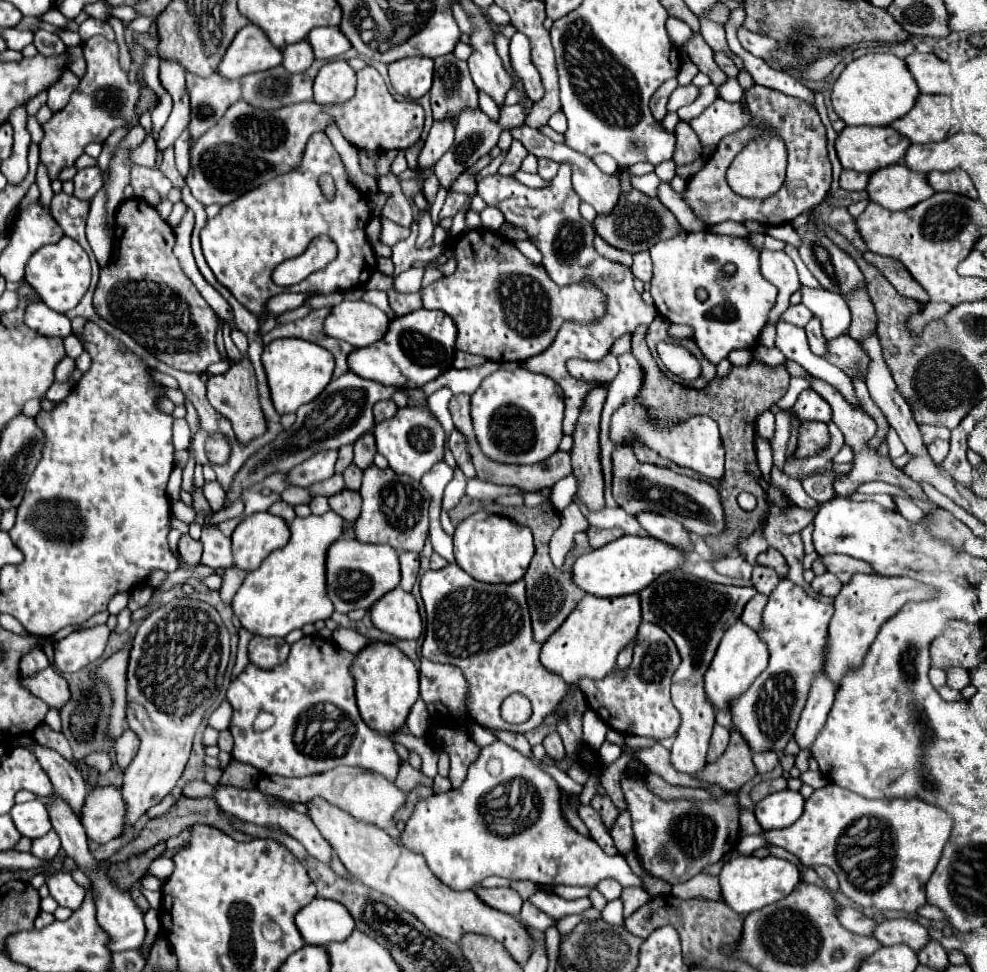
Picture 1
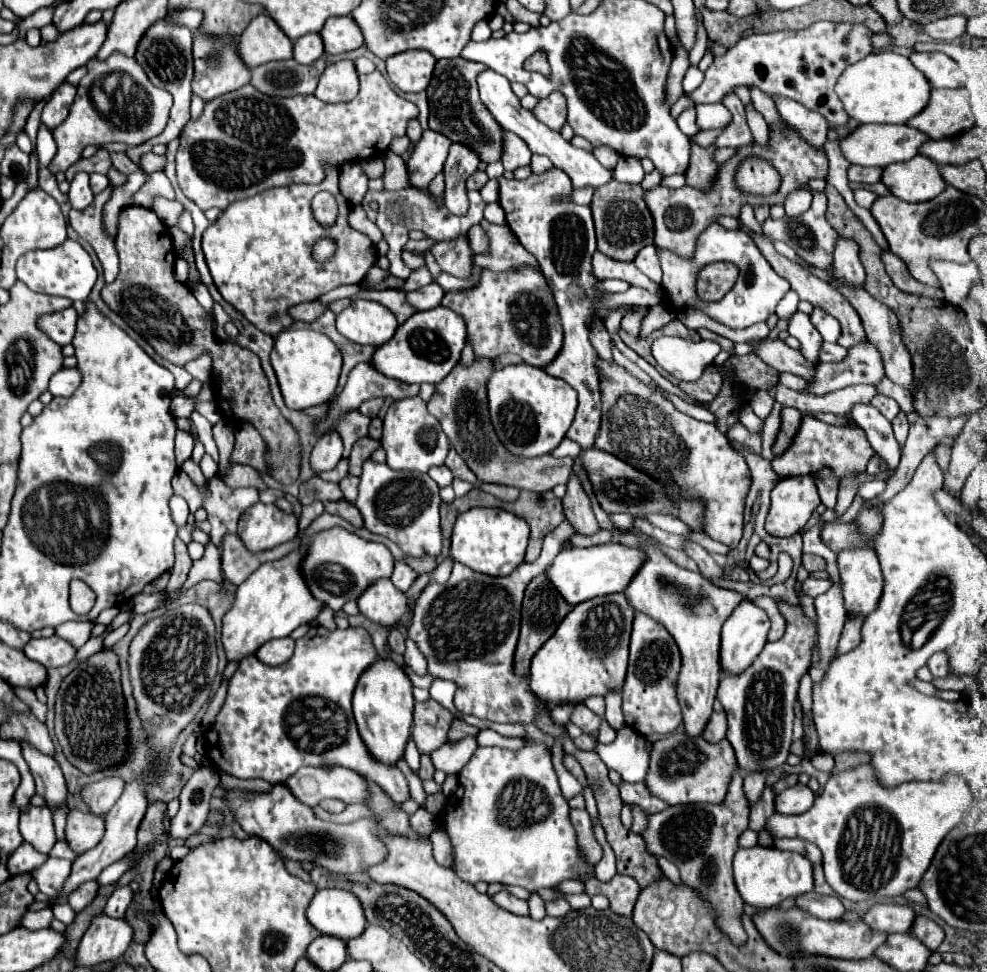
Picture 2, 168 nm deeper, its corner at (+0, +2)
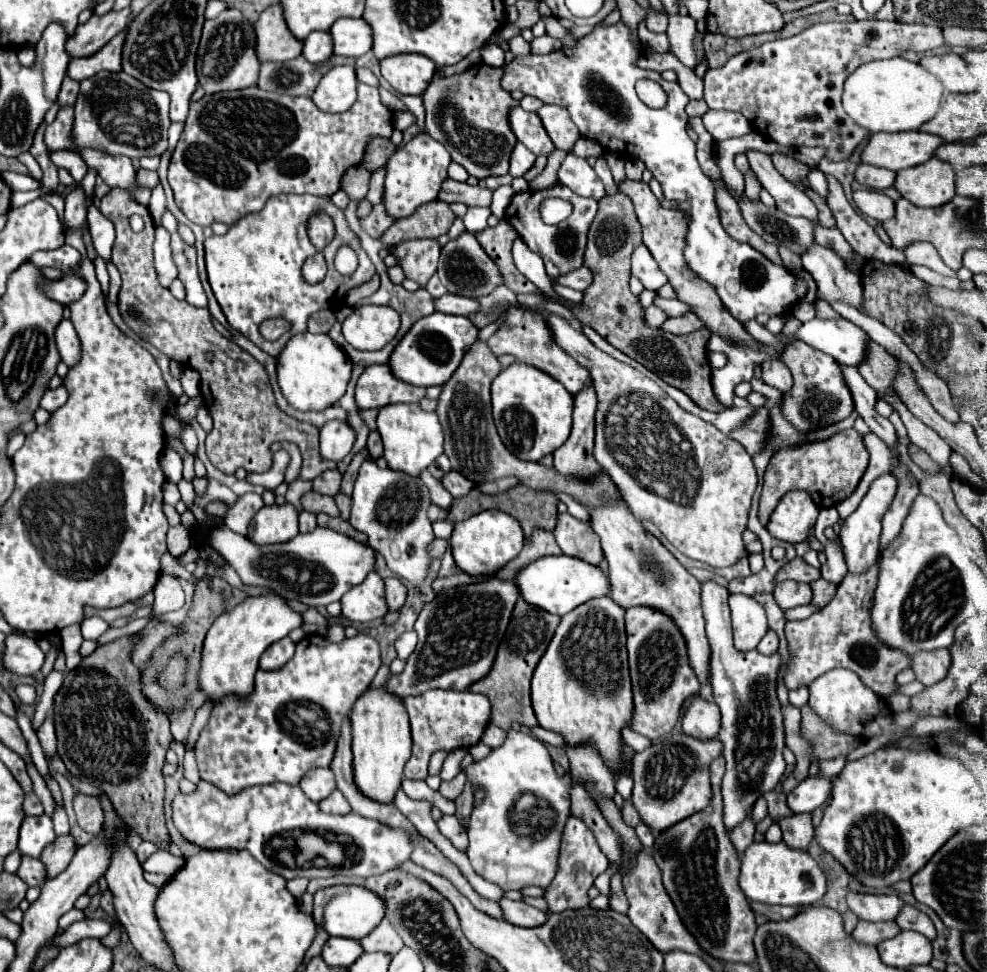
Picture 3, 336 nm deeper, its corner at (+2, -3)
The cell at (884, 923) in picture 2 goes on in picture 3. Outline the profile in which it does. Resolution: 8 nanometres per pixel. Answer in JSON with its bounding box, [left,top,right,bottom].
[846,892,904,922]

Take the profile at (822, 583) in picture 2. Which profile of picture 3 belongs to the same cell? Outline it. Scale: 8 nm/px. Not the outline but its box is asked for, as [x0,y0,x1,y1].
[774,580,812,610]

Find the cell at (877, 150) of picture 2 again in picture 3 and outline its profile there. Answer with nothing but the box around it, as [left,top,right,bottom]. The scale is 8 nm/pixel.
[862,130,942,172]

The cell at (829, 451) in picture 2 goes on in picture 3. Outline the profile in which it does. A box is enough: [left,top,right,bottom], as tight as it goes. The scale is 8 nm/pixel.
[760,430,868,526]

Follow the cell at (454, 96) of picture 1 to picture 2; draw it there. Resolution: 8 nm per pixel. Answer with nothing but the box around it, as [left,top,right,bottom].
[426,57,504,163]

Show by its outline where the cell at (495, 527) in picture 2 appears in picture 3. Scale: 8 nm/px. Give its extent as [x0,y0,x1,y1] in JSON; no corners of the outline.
[450,512,522,576]

